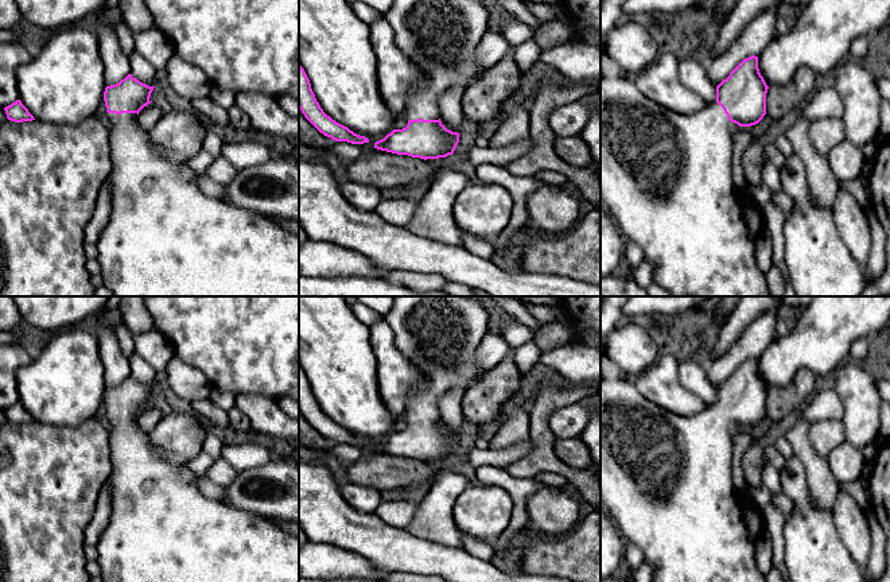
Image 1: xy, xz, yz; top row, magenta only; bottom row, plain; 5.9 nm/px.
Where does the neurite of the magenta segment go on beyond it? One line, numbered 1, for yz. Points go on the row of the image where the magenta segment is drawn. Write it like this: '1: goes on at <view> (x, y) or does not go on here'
1: goes on at yz (667, 177)

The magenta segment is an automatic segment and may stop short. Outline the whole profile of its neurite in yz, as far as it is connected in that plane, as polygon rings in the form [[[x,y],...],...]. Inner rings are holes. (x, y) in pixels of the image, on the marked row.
[[[755,55],[743,59],[716,86],[716,100],[712,104],[691,113],[677,113],[653,102],[637,89],[633,78],[627,74],[603,75],[601,78],[601,198],[611,210],[626,237],[644,249],[645,261],[653,265],[654,283],[668,290],[671,296],[770,296],[766,276],[758,268],[755,260],[755,238],[765,229],[765,217],[762,209],[757,207],[749,197],[741,197],[732,189],[734,143],[730,131],[731,123],[739,127],[751,127],[763,119],[767,89]]]

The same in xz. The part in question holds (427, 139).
[[[395,0],[384,18],[395,31],[396,44],[423,73],[424,82],[407,94],[407,127],[393,129],[374,148],[424,160],[452,155],[460,133],[442,124],[440,96],[455,85],[467,89],[485,71],[477,65],[475,53],[489,31],[489,11],[481,0]]]

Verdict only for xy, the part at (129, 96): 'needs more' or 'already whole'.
needs more

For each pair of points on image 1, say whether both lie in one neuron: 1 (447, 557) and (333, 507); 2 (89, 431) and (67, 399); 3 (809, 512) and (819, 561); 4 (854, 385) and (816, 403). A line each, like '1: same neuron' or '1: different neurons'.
1: same neuron
2: different neurons
3: same neuron
4: different neurons

